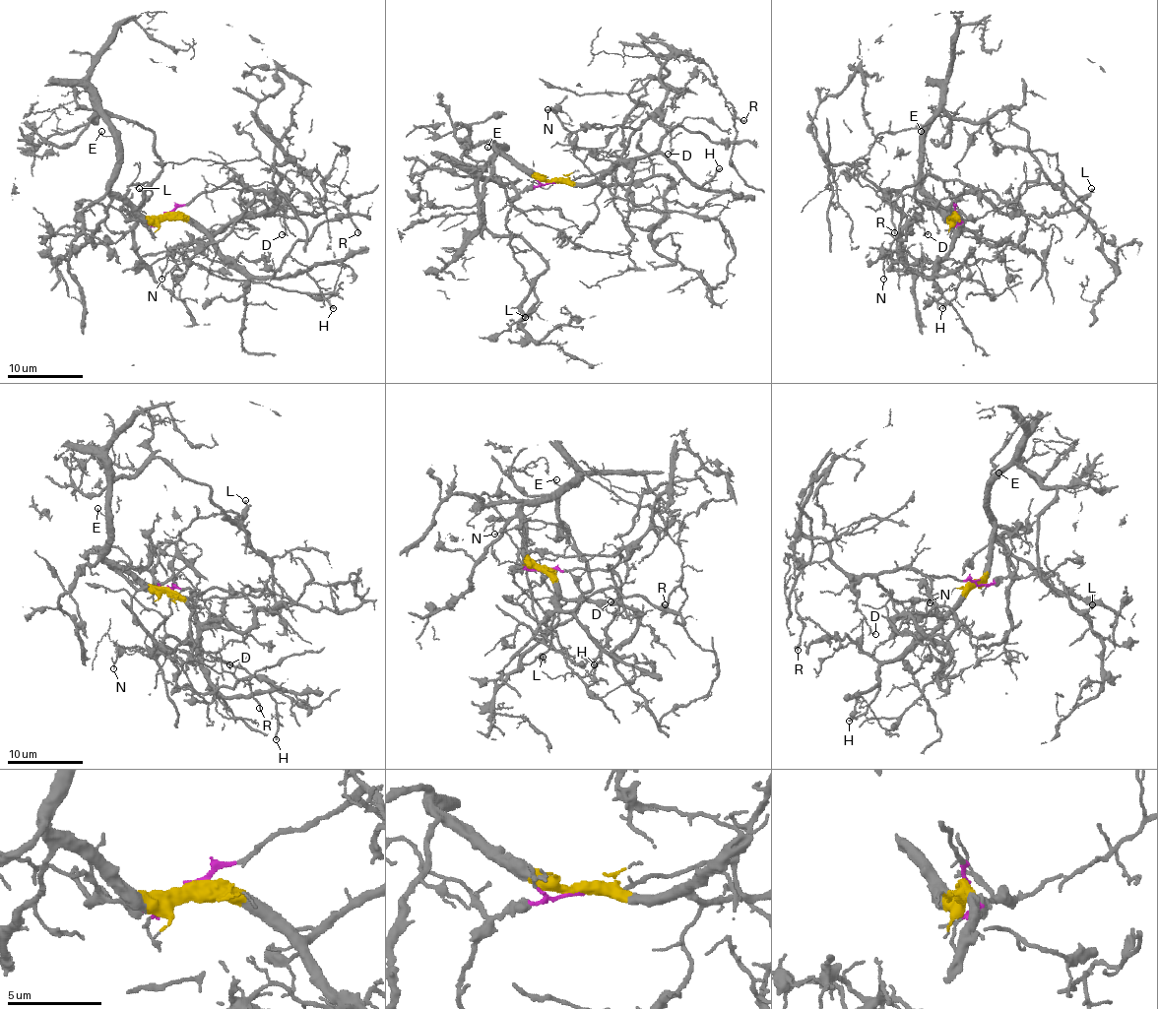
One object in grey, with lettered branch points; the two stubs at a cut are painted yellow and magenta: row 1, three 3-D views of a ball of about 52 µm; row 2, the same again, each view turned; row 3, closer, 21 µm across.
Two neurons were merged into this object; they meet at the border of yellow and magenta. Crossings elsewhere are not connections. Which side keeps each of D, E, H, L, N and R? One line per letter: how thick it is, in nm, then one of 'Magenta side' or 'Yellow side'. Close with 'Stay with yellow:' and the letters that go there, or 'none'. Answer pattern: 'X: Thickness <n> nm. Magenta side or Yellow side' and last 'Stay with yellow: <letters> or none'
D: Thickness 140 nm. Magenta side
E: Thickness 110 nm. Yellow side
H: Thickness 200 nm. Yellow side
L: Thickness 170 nm. Magenta side
N: Thickness 110 nm. Yellow side
R: Thickness 190 nm. Magenta side
Stay with yellow: E, H, N

